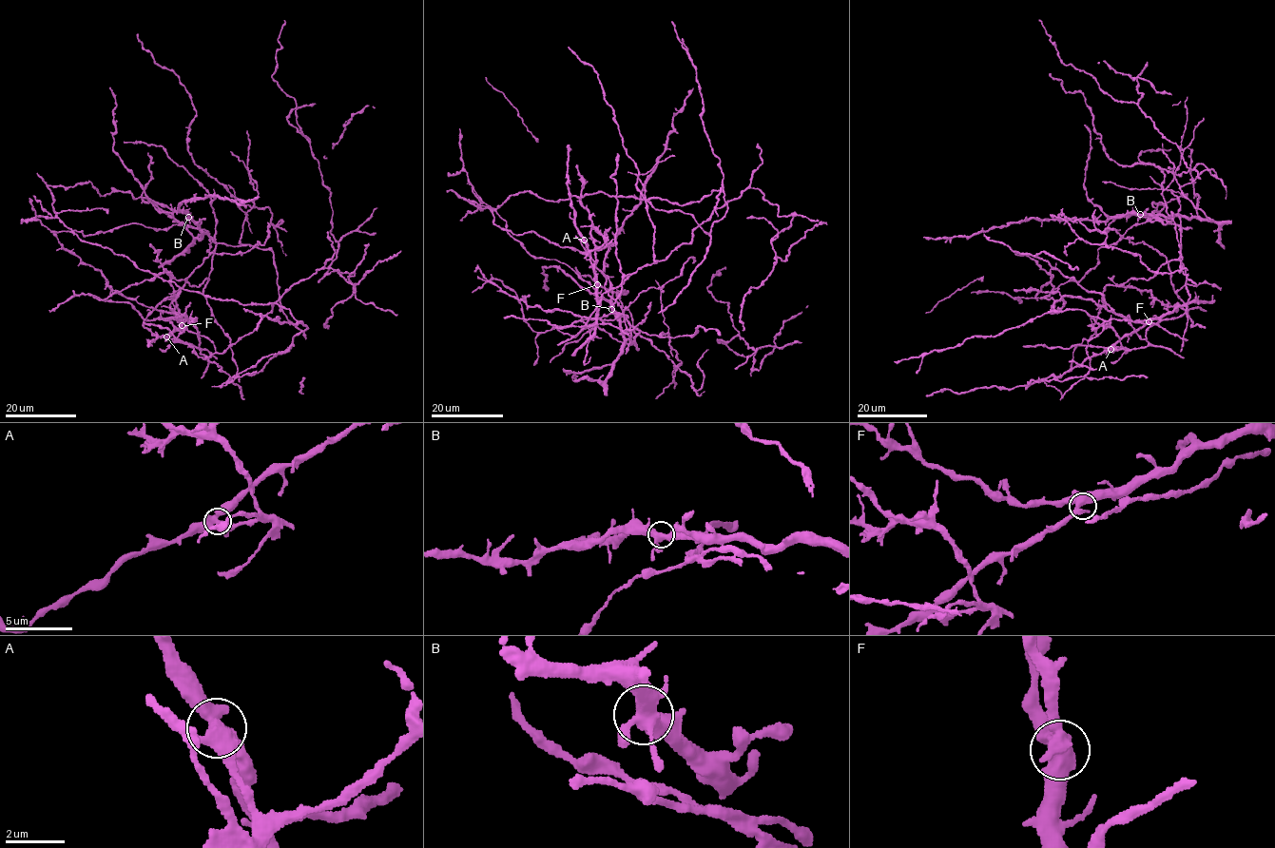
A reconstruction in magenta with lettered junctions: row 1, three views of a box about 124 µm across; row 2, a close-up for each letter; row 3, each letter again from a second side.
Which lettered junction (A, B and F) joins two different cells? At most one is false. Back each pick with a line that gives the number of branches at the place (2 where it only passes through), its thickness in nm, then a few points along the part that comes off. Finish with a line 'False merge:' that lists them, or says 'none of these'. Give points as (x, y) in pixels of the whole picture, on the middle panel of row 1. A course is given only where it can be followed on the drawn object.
A: 4 | 480 nm | (584, 240), (589, 249), (598, 250), (605, 245), (603, 236), (596, 230), (580, 225)
False merge: A

